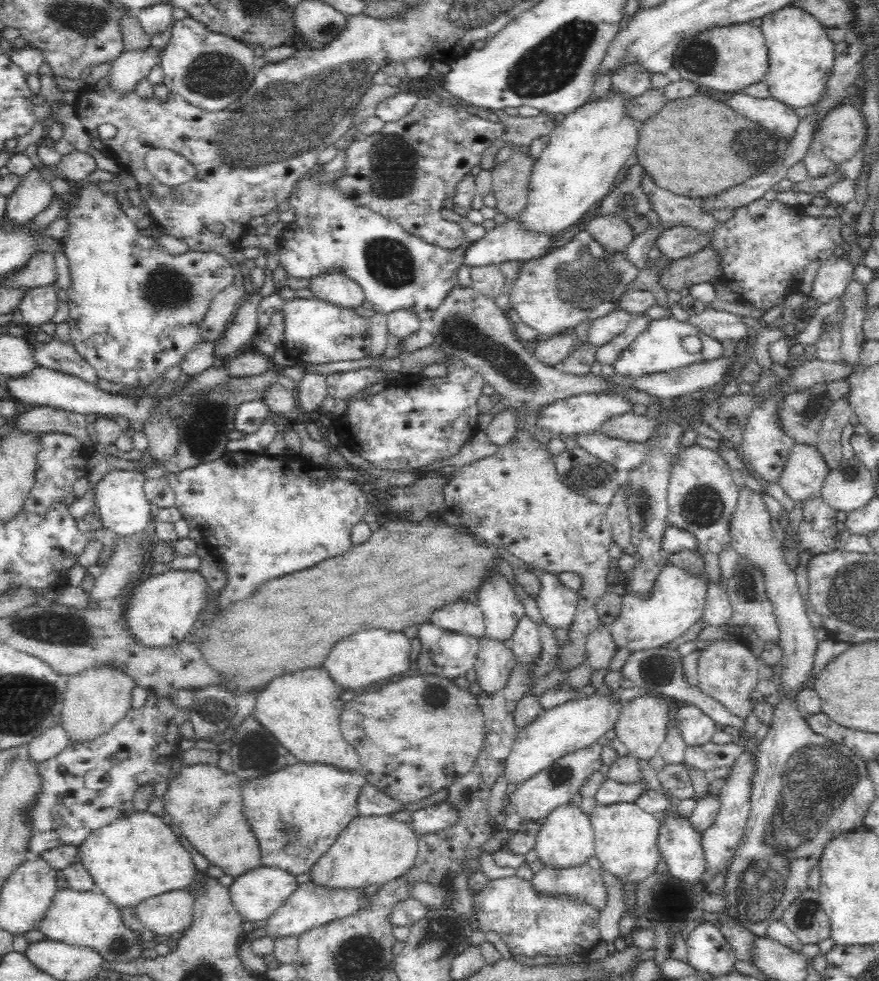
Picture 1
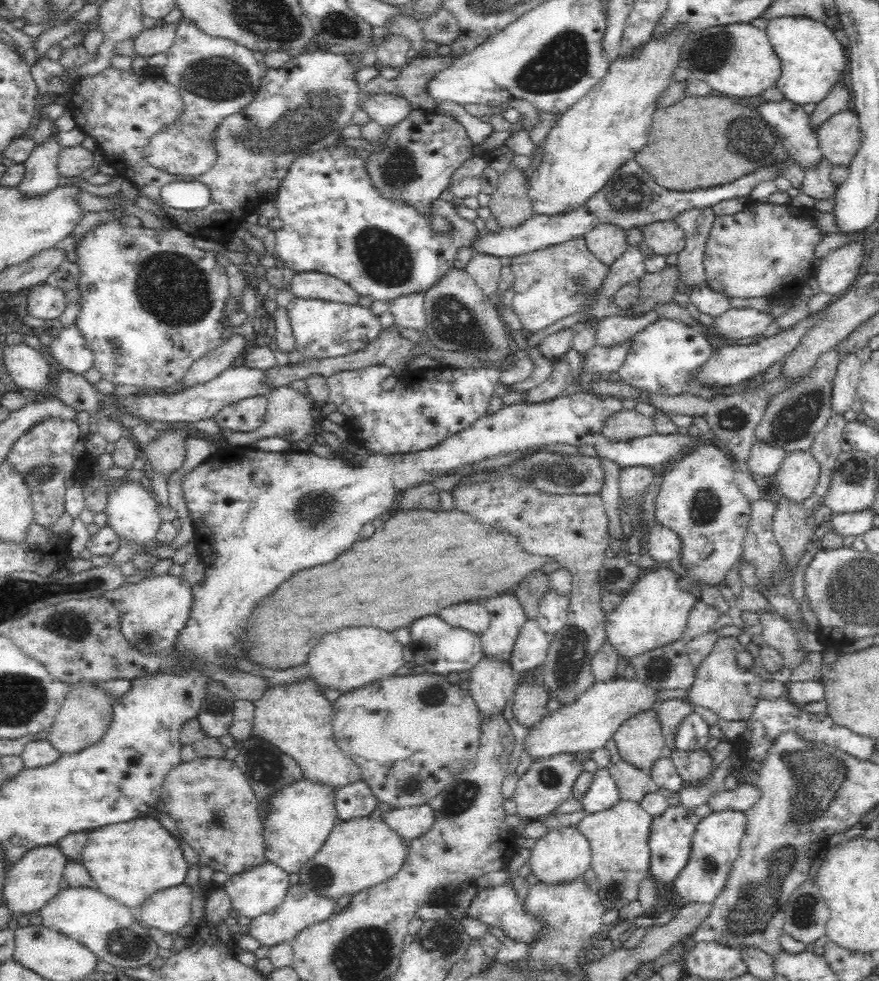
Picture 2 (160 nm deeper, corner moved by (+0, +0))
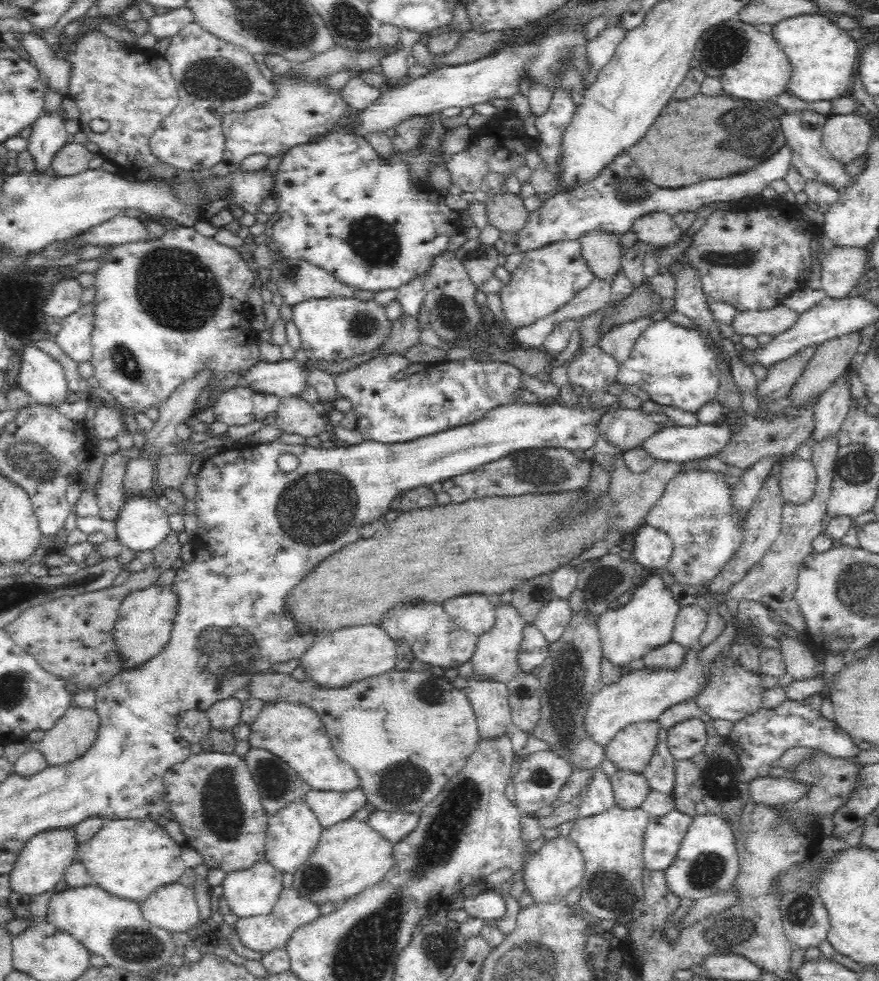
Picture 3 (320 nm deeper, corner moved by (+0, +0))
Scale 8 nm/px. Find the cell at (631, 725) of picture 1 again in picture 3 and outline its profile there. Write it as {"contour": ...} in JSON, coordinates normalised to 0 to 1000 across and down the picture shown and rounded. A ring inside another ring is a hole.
{"contour":[[[729,734],[711,740],[689,760],[689,773],[708,785],[730,788],[749,758],[747,734]]]}

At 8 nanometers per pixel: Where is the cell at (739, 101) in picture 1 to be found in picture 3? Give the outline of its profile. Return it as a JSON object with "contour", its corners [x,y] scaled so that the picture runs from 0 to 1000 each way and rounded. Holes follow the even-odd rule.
{"contour":[[[920,110],[912,112],[894,112],[885,118],[889,131],[893,139],[893,148],[899,152],[901,161],[900,168],[916,182],[931,182],[937,187],[944,187],[954,194],[961,188],[966,187],[969,179],[965,179],[956,167],[934,146],[935,129],[939,127],[940,121],[944,116],[934,116]]]}

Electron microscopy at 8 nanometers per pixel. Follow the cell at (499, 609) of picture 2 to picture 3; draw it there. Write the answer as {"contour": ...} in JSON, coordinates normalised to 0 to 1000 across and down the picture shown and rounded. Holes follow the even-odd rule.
{"contour":[[[573,608],[570,614],[561,616],[563,635],[560,640],[544,648],[542,663],[535,671],[537,687],[560,690],[575,696],[592,683],[588,676],[588,667],[595,649],[595,640],[600,634],[592,628],[589,621],[580,615],[580,610]]]}

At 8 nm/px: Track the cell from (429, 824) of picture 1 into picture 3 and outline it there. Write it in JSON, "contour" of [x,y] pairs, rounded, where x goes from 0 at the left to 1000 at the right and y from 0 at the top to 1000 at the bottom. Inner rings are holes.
{"contour":[[[427,825],[419,832],[419,839],[439,853],[446,860],[462,854],[476,844],[479,827],[438,827]]]}

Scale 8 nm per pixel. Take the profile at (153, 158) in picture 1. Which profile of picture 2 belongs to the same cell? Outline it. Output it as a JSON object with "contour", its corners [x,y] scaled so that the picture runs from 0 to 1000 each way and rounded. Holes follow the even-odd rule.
{"contour":[[[212,18],[200,23],[199,40],[189,54],[185,78],[205,95],[209,116],[200,128],[174,138],[163,151],[163,158],[182,175],[228,179],[245,166],[240,135],[251,120],[274,113],[288,101],[300,74],[283,49],[258,39],[239,37]]]}

